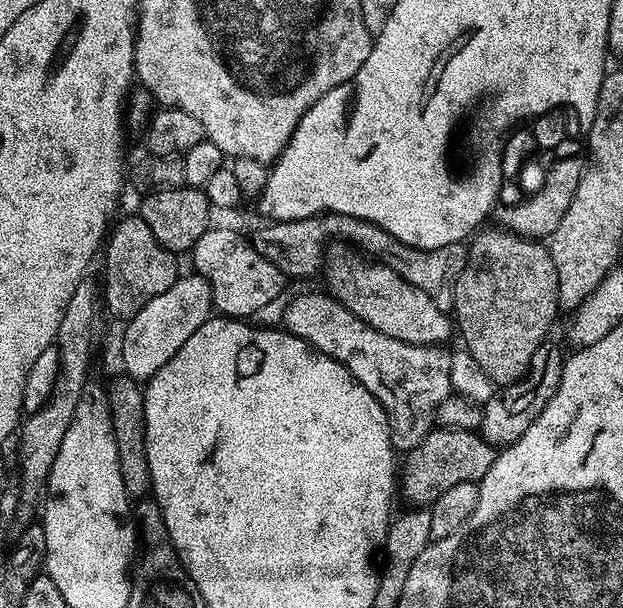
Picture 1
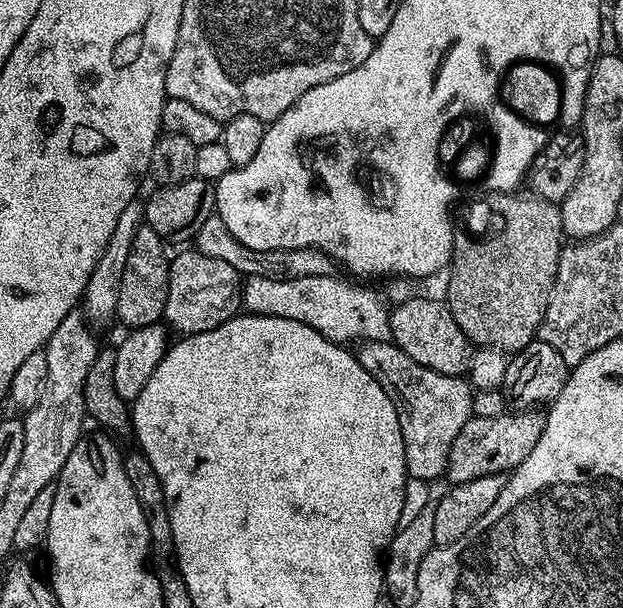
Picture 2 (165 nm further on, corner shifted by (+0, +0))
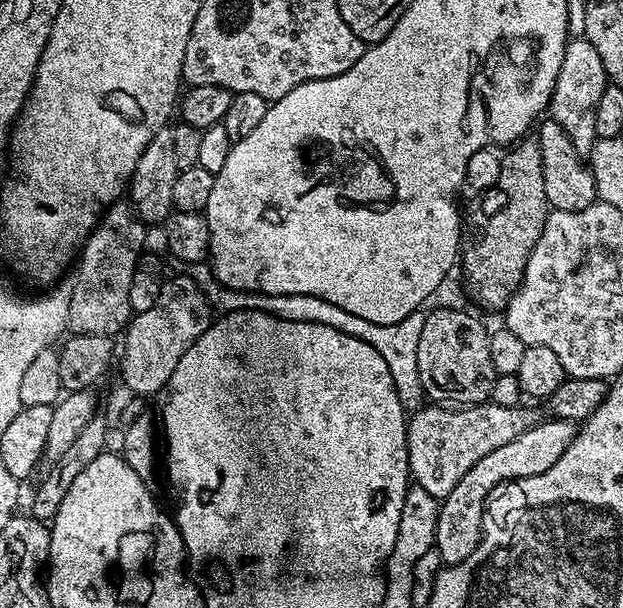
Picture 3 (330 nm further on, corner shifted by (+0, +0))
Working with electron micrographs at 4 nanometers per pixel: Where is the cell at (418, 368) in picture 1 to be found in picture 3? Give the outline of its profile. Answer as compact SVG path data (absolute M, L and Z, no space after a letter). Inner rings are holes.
M491 402L467 406L424 406L408 420L408 470L426 494L443 501L486 454L506 446L530 427L527 407L507 408Z

